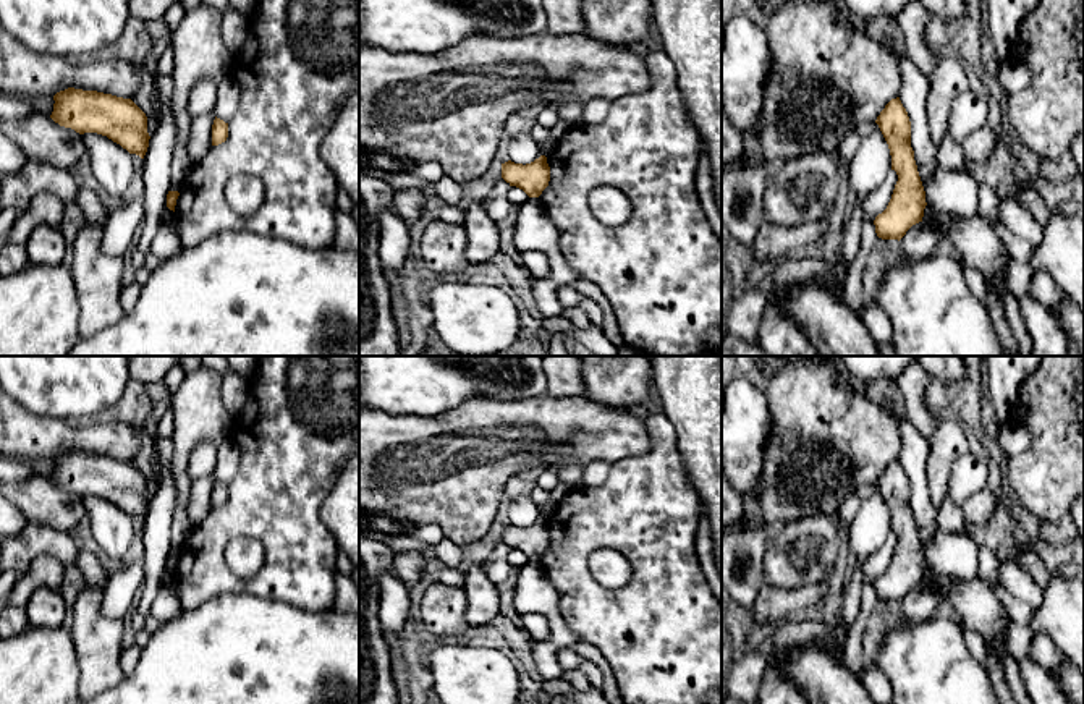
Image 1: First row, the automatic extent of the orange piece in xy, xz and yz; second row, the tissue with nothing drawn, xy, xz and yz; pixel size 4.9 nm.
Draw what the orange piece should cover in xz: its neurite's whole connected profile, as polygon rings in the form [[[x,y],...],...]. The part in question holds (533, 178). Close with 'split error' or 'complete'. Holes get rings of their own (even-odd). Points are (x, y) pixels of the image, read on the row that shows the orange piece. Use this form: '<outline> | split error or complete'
[[[540,155],[531,163],[502,163],[502,178],[510,184],[523,189],[529,197],[539,197],[550,181],[550,167],[547,157]]] | complete

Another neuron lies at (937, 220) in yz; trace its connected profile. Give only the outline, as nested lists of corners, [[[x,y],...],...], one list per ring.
[[[925,206],[922,222],[929,225],[937,235],[942,235],[946,223],[953,223],[959,215],[942,214]]]

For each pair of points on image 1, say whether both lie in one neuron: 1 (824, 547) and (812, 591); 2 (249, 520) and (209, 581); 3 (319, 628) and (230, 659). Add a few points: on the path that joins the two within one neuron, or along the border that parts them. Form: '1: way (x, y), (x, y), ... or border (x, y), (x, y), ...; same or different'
1: border (821, 581), (777, 588); different
2: way (232, 525), (209, 547), (209, 564); same
3: way (296, 651), (288, 659), (253, 659); same

